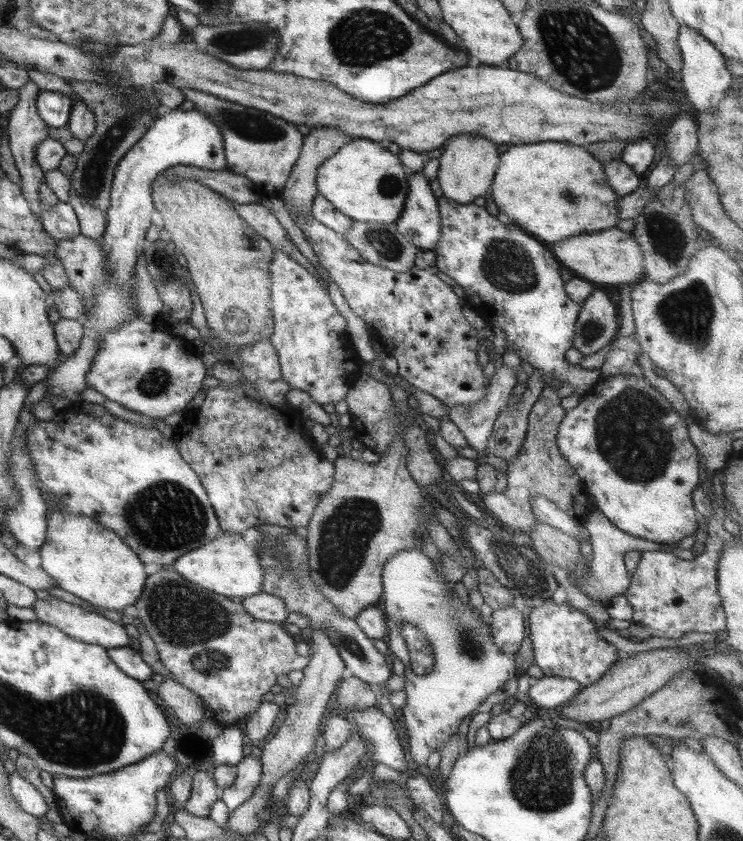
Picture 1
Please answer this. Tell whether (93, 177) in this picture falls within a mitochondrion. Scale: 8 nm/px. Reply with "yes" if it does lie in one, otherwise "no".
yes

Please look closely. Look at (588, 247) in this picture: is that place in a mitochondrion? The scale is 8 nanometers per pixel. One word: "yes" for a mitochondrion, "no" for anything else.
no

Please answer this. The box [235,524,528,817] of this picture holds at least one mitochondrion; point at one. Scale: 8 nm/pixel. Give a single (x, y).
(348, 643)

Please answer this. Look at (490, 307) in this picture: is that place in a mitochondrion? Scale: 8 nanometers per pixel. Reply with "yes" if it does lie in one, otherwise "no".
yes

